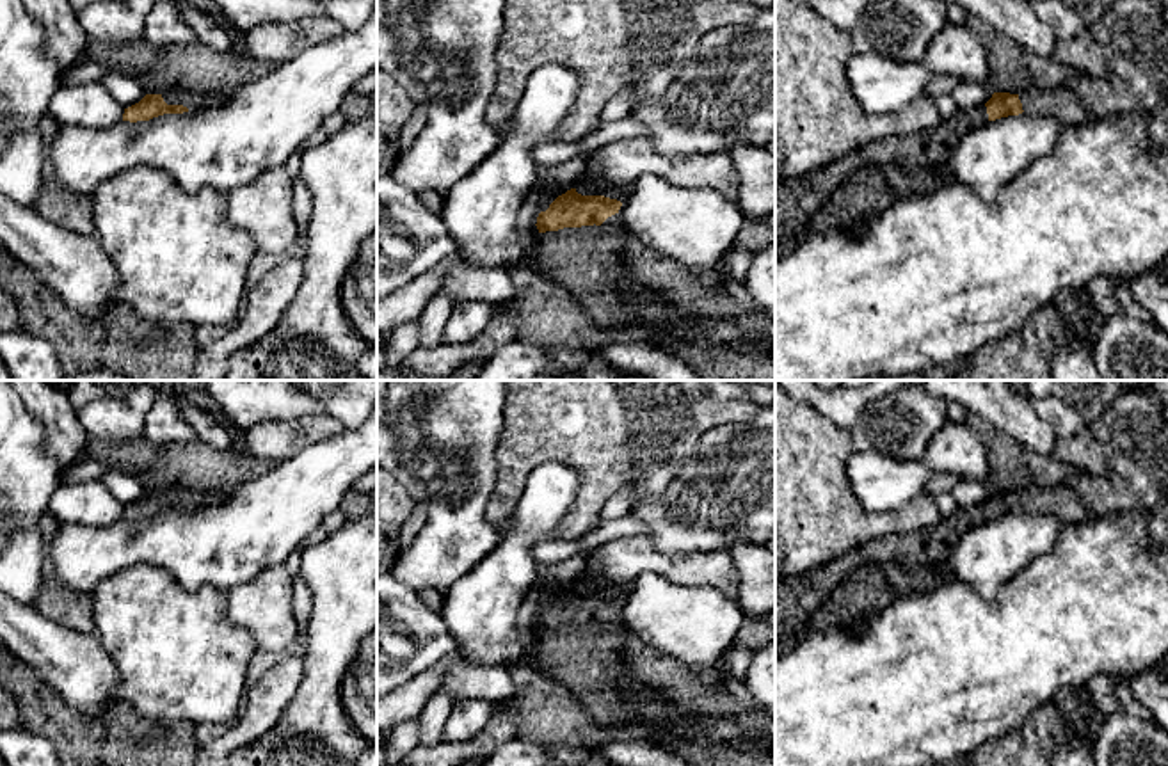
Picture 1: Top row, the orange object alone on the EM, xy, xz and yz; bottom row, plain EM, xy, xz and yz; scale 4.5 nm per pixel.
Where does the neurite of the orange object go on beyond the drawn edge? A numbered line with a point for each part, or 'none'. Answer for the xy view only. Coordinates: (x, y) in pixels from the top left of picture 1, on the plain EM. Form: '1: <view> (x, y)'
1: xy (191, 498)

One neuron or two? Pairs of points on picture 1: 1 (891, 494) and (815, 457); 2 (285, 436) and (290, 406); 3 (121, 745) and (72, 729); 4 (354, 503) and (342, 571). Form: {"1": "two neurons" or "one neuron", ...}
{"1": "two neurons", "2": "two neurons", "3": "one neuron", "4": "two neurons"}

